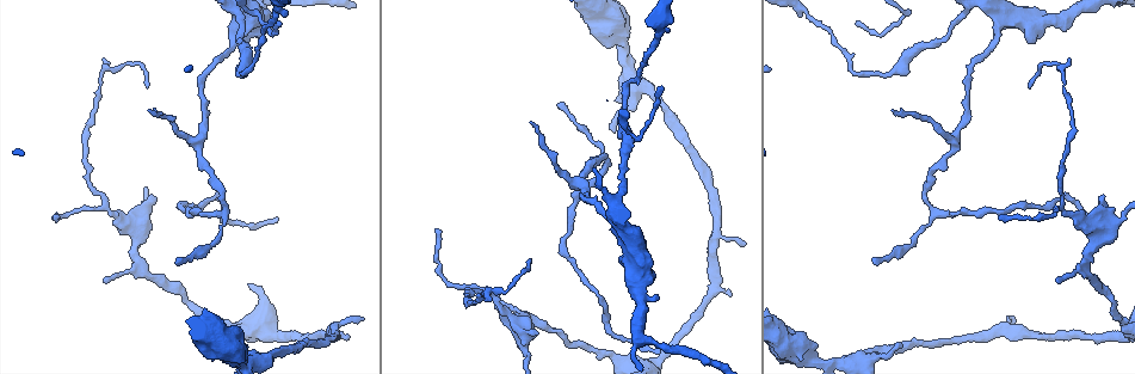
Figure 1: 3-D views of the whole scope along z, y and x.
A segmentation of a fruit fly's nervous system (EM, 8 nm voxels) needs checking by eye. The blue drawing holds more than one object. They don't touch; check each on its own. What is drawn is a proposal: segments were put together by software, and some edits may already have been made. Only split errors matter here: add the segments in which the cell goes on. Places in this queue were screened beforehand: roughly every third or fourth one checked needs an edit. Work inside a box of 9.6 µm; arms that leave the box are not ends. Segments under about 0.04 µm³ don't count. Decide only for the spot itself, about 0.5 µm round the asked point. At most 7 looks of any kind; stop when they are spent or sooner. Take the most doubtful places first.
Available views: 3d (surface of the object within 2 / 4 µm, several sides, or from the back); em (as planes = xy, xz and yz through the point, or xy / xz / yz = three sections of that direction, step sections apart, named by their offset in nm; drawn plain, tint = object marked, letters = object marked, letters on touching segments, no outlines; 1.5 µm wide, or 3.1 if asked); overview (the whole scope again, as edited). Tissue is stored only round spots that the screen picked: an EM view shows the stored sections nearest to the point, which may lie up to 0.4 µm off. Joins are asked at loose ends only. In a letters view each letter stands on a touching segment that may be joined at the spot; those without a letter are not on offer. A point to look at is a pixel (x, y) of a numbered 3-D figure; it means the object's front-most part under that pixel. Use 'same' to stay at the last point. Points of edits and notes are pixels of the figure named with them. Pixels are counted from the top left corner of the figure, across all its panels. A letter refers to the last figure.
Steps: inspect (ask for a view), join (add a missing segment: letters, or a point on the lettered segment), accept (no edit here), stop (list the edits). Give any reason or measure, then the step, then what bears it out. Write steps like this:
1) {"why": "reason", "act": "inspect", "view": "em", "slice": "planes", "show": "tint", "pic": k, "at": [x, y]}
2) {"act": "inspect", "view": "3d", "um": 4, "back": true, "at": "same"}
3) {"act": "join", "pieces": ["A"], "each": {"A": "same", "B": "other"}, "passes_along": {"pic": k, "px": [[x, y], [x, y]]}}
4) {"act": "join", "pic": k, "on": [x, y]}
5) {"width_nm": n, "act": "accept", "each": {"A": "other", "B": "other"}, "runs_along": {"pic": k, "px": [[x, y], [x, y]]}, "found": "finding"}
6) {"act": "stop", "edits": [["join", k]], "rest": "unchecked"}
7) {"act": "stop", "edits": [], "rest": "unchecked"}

{"why": "branch stops here", "act": "inspect", "view": "3d", "um": 4, "back": true, "pic": 1, "at": [147, 88]}

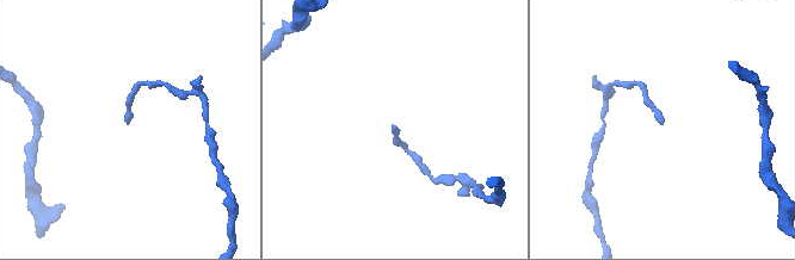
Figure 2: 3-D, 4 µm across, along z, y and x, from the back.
{"act": "inspect", "view": "em", "slice": "planes", "show": "plain", "pic": 2, "at": [661, 124]}

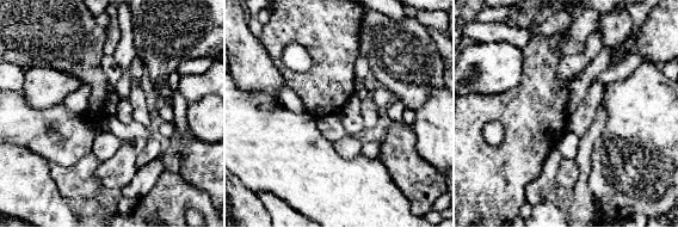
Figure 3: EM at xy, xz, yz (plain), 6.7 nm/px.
{"why": "what lies round it", "act": "inspect", "view": "em", "slice": "planes", "show": "letters", "at": "same"}

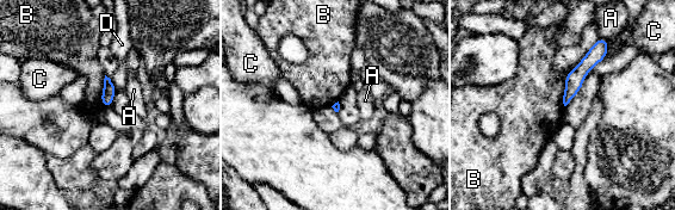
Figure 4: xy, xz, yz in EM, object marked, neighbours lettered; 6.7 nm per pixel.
{"longest_contact_nm": ["B", 300], "act": "accept", "each": {"A": "other", "B": "other", "C": "other", "D": "other"}, "found": "no lettered segment goes on from it"}

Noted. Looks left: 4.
{"why": "an open end", "act": "inspect", "view": "em", "slice": "xy", "step": 4, "show": "letters", "pic": 1, "at": [873, 261]}

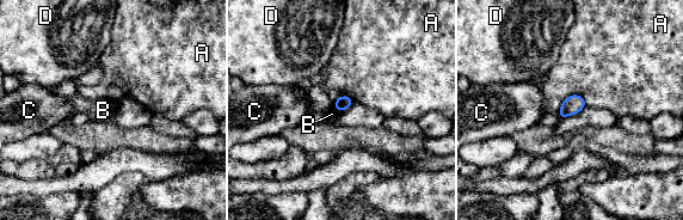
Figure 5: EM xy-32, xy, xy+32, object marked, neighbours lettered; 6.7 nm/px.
{"why": "cut it another way", "act": "inspect", "view": "em", "slice": "planes", "show": "letters", "at": "same"}

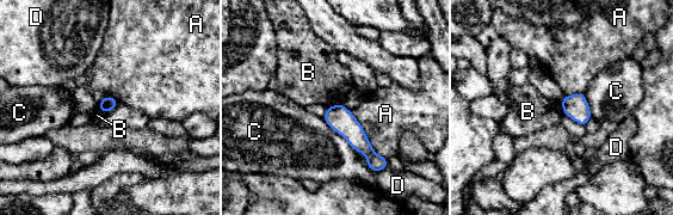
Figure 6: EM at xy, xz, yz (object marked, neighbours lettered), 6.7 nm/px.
{"longest_contact_nm": ["A", 400], "act": "accept", "each": {"A": "other", "B": "other", "C": "other", "D": "other"}, "border": {"pic": 6, "px": [[340, 103], [328, 106]]}, "found": "none of them fits"}

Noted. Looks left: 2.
{"why": "branch stops here", "act": "inspect", "view": "em", "slice": "xy", "step": 8, "show": "tint", "pic": 1, "at": [892, 110]}

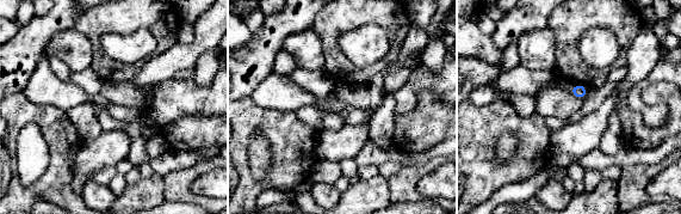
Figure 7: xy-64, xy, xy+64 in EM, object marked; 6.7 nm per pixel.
{"why": "cut it another way", "act": "inspect", "view": "em", "slice": "yz", "step": 4, "show": "letters", "at": "same"}

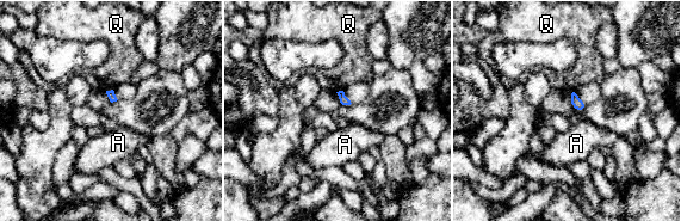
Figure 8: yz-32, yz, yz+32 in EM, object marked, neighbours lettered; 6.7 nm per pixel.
{"act": "accept", "each": {"A": "other", "Q": "other"}, "border": {"pic": 8, "px": [[112, 88], [105, 91]]}, "found": "no lettered segment goes on from it"}

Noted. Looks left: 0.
{"act": "stop", "edits": [], "rest": "unchecked"}

